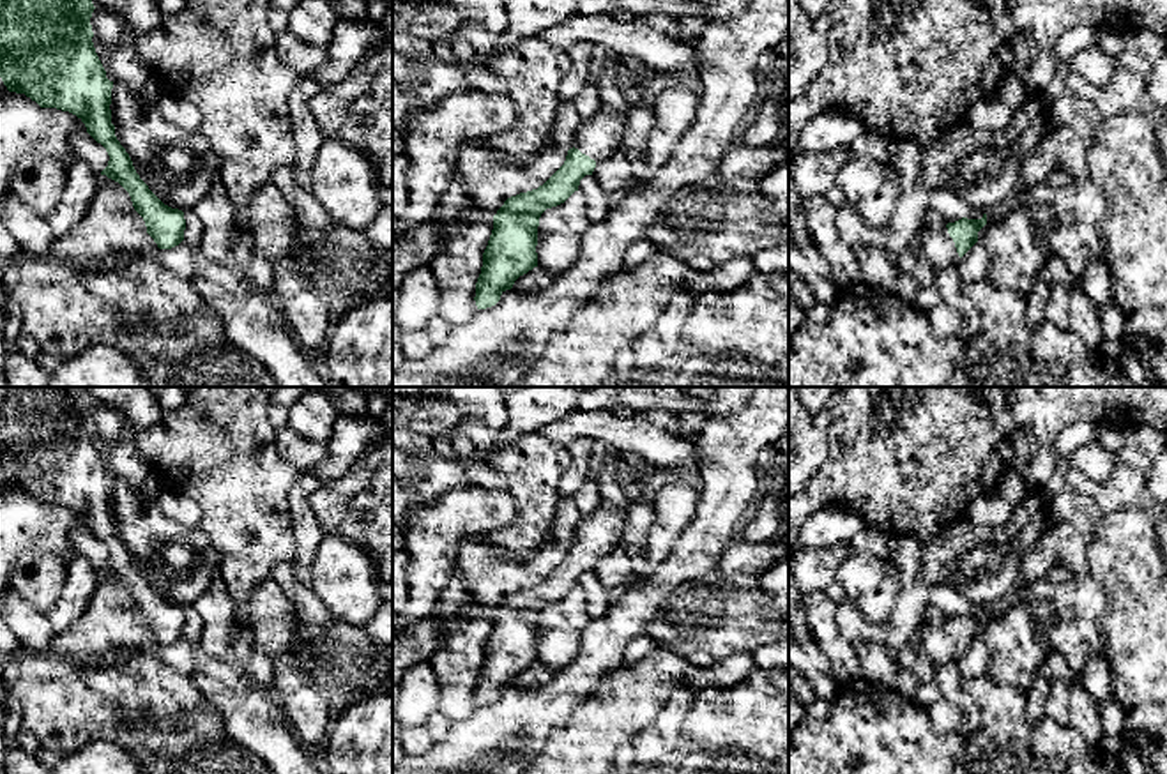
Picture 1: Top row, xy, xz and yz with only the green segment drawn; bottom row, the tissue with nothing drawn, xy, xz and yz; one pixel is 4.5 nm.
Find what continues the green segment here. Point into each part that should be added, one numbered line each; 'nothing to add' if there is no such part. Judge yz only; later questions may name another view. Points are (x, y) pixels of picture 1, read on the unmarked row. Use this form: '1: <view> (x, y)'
1: yz (934, 642)

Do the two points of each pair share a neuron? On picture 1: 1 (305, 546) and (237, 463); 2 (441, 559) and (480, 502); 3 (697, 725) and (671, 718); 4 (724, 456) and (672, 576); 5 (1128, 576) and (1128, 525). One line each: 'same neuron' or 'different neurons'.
1: different neurons
2: same neuron
3: different neurons
4: same neuron
5: same neuron

